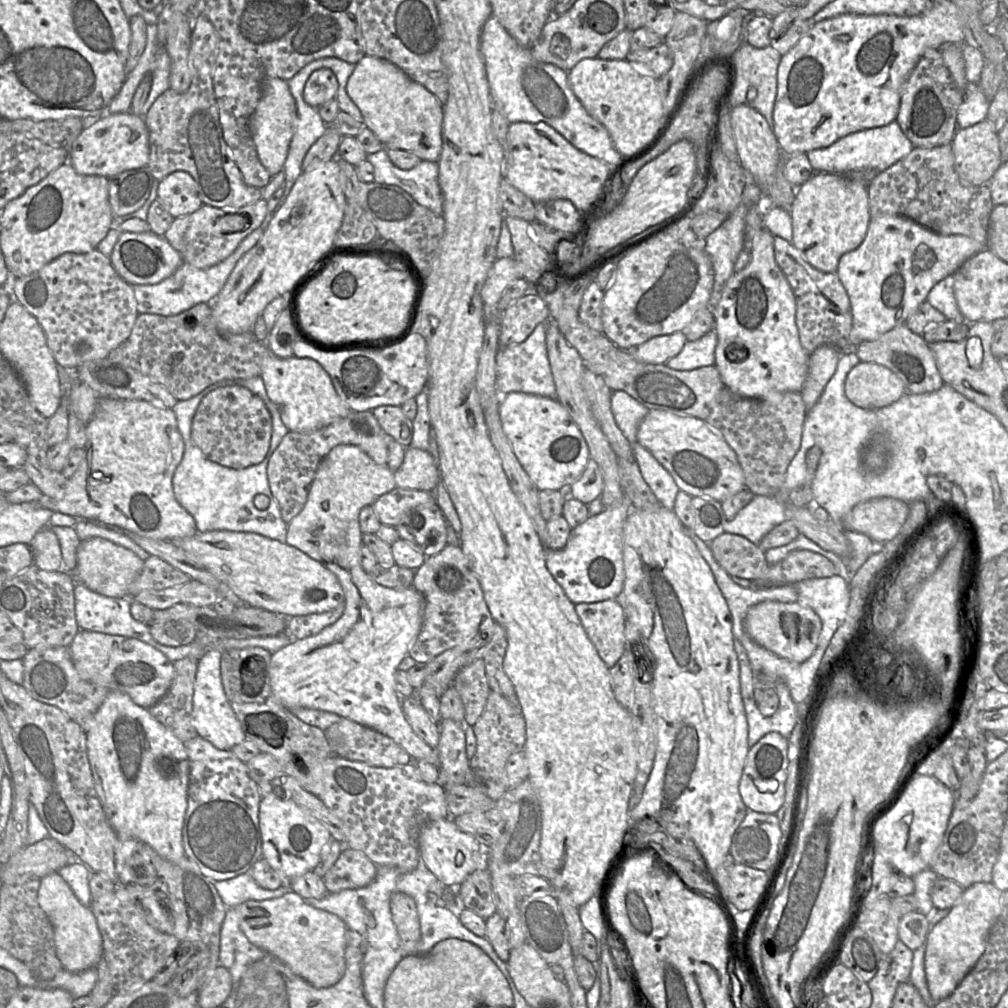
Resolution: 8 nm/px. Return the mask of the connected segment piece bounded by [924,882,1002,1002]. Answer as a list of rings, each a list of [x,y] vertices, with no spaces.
[[[977,882],[964,888],[949,914],[932,926],[926,936],[924,971],[935,1002],[949,997],[985,951],[989,931],[1001,913],[1001,896],[992,882]]]

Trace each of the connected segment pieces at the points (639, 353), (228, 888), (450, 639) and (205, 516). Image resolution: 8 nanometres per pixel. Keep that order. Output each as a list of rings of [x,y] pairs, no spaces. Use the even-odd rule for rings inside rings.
[[[683,331],[656,336],[645,343],[628,348],[626,351],[635,359],[648,364],[665,364],[684,348],[687,337]]]
[[[250,872],[228,880],[216,881],[214,885],[227,908],[237,907],[248,900],[262,901],[279,898],[291,891],[288,883],[285,883],[278,889],[264,889],[255,882]]]
[[[447,543],[439,553],[426,557],[424,563],[415,570],[411,587],[424,596],[425,607],[421,630],[410,645],[408,656],[418,663],[426,664],[448,649],[460,648],[469,651],[484,643],[494,619],[484,600],[480,583],[459,545]]]
[[[215,384],[209,385],[187,400],[178,400],[172,408],[185,445],[183,458],[172,479],[174,496],[192,515],[198,532],[215,530],[251,532],[284,543],[288,524],[282,519],[279,503],[269,487],[267,466],[270,457],[265,457],[259,464],[247,468],[233,469],[209,460],[192,441],[192,421],[197,407],[202,399],[215,389]],[[257,494],[270,498],[266,509],[260,510],[255,507],[253,500]]]

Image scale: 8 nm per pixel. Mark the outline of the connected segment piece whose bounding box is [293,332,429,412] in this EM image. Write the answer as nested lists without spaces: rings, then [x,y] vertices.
[[[411,334],[404,342],[379,352],[354,350],[329,353],[307,341],[297,340],[293,356],[318,362],[329,374],[338,396],[352,411],[363,412],[383,406],[400,406],[427,389],[429,378],[427,344],[422,335]]]

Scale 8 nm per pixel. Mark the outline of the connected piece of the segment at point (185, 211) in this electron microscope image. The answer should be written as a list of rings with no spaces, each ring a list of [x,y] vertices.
[[[184,171],[167,175],[157,186],[157,199],[174,218],[191,214],[202,205],[193,177]]]

